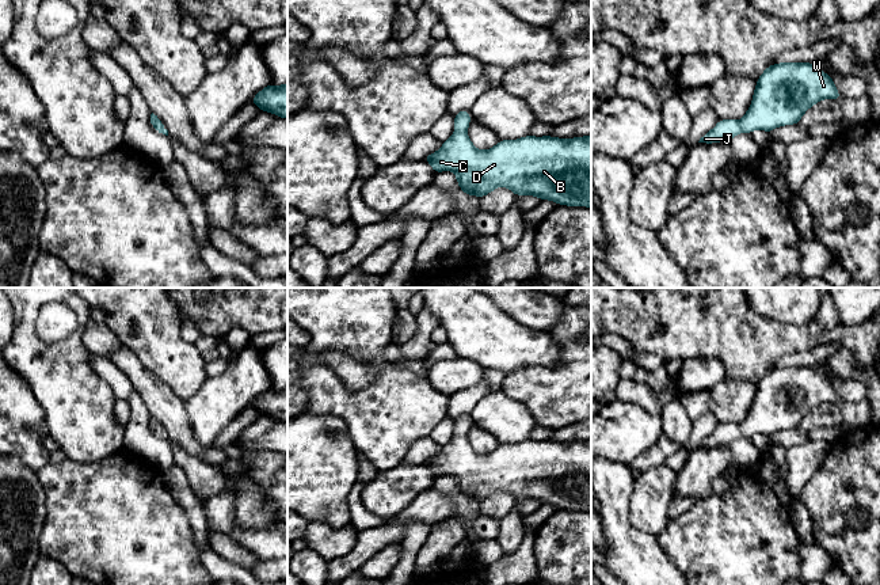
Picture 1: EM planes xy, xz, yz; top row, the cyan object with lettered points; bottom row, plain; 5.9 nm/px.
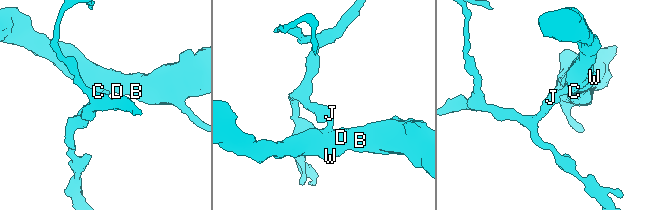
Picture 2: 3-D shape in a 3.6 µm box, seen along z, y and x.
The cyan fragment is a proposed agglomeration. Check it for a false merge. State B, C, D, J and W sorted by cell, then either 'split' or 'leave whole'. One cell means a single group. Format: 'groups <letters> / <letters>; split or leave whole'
groups B C D J W; leave whole

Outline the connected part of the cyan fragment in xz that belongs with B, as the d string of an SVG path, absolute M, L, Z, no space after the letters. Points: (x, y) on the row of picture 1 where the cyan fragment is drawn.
M468 110L454 114L453 136L442 143L439 151L423 157L435 174L445 170L453 171L461 190L480 198L504 186L515 197L536 195L559 205L591 208L591 134L575 138L526 136L519 140L503 140L488 151L479 151L465 133L469 124Z

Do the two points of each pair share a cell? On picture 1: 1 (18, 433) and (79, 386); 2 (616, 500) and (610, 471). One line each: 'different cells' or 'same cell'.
1: different cells
2: same cell

